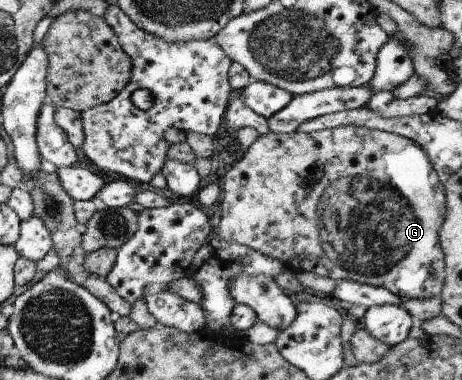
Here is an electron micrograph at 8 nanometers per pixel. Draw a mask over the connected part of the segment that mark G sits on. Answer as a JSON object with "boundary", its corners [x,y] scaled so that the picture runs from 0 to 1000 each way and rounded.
{"boundary":[[[736,332],[686,347],[636,347],[619,355],[574,350],[530,395],[522,418],[504,437],[476,445],[483,503],[478,524],[478,566],[461,611],[491,637],[539,650],[576,676],[600,682],[634,718],[673,716],[719,737],[758,737],[777,747],[825,755],[842,771],[879,787],[926,787],[948,782],[961,750],[961,679],[948,639],[948,605],[961,576],[961,495],[950,479],[944,453],[926,424],[922,405],[894,371],[851,350],[818,342],[794,342],[771,332]]]}

